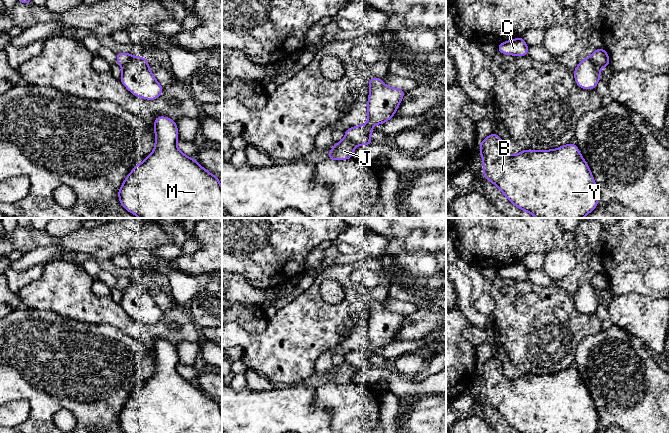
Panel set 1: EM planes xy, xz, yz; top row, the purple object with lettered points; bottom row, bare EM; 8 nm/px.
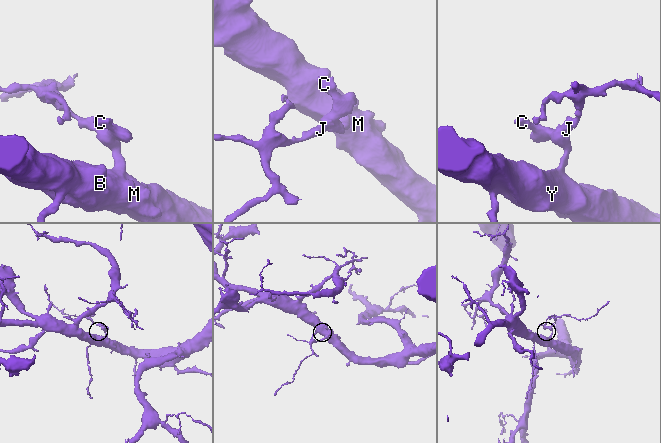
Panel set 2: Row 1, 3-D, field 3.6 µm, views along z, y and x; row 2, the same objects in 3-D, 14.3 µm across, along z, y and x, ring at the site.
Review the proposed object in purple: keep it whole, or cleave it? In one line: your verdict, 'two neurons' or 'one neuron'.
two neurons

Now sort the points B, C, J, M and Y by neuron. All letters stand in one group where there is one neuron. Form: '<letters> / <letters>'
B C M Y / J

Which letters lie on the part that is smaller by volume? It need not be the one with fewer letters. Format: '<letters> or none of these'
J

